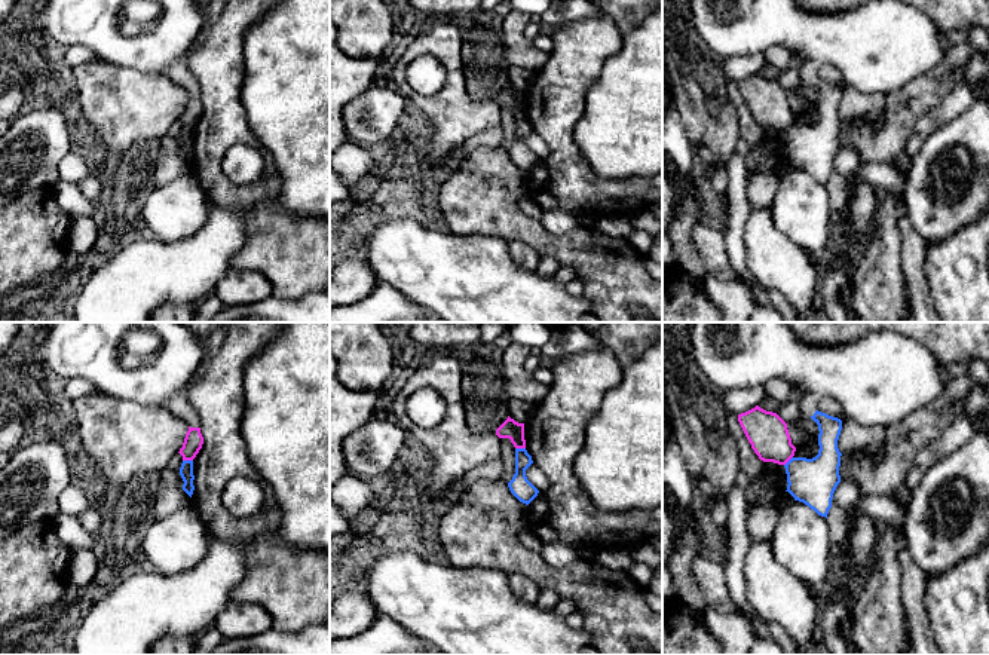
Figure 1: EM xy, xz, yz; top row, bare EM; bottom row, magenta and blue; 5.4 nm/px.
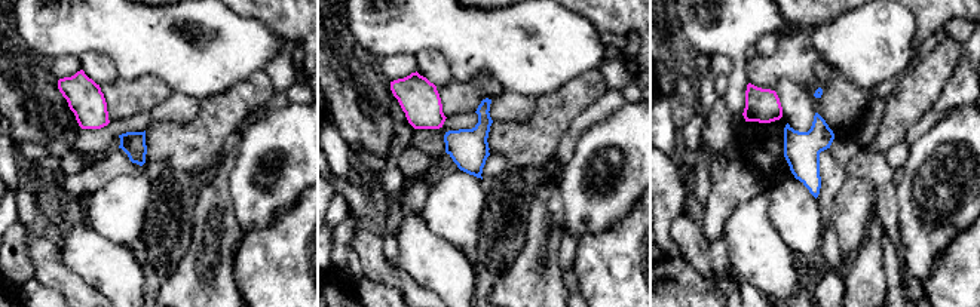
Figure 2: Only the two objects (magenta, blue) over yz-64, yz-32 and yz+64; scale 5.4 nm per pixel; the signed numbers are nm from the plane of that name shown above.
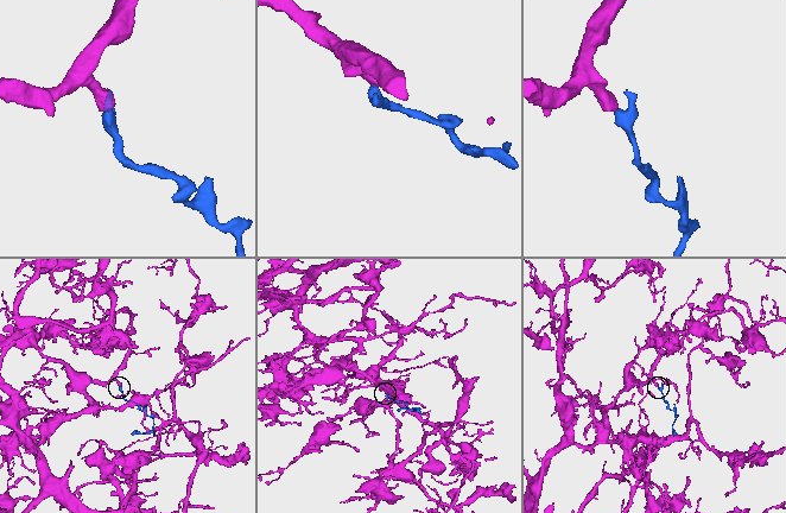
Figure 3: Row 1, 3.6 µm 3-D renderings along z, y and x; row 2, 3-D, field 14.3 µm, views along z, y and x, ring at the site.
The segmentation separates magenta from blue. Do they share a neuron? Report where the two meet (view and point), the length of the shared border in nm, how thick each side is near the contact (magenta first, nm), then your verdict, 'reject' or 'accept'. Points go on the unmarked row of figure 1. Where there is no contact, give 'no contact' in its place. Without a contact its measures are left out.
xy (187, 126) | 60 nm | 100/80 nm | reject

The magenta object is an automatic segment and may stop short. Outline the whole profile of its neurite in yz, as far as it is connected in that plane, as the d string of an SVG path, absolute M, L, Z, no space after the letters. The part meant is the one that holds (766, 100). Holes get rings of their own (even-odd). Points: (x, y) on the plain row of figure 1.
M756 73L738 82L738 89L760 128L786 132L794 123L787 91L777 80Z

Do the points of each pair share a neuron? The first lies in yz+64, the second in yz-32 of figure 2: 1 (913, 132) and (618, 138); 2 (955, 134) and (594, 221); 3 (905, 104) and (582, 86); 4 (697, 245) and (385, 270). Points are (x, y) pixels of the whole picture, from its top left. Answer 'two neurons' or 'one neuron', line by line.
1: two neurons
2: one neuron
3: one neuron
4: one neuron

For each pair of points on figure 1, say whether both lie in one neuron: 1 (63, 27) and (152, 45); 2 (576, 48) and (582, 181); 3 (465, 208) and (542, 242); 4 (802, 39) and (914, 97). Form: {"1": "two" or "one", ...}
{"1": "one", "2": "one", "3": "one", "4": "two"}

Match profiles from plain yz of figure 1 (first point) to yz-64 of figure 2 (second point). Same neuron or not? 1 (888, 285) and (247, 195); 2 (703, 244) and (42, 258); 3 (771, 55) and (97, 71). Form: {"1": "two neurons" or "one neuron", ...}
{"1": "two neurons", "2": "one neuron", "3": "one neuron"}

